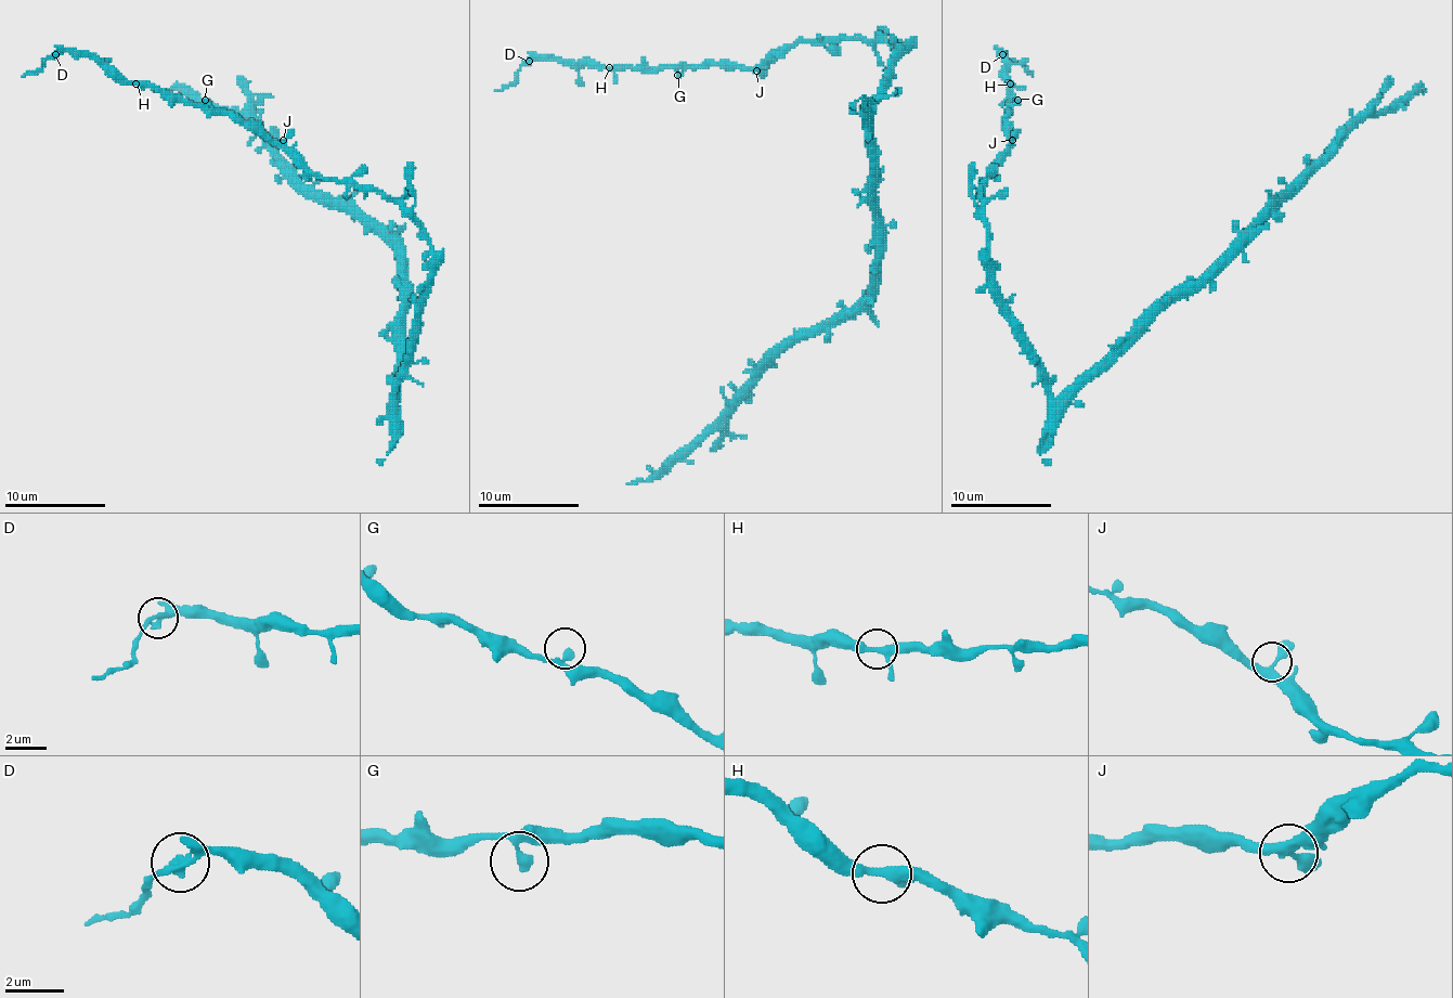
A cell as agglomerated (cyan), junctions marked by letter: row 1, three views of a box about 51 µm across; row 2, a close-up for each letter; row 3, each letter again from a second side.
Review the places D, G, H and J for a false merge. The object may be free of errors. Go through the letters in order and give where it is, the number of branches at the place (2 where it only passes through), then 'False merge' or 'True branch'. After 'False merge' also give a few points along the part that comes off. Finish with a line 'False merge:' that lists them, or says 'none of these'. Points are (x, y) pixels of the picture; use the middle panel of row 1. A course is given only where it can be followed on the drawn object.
D: Place: (529, 61). Branches: 3. False merge. Course of the part to remove: (528, 60), (513, 82), (495, 90)
G: Place: (677, 75). Branches: 2. True branch
H: Place: (609, 67). Branches: 3. True branch
J: Place: (756, 70). Branches: 3. True branch
False merge: D

